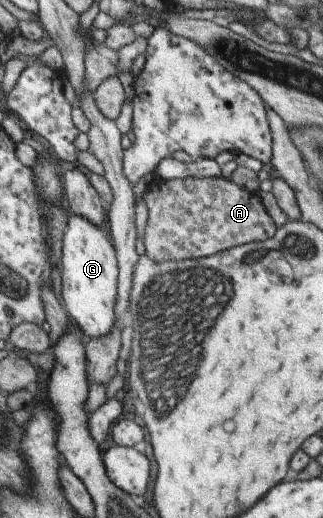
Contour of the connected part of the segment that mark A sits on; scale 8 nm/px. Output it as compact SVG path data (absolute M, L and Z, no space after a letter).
M154 177L148 183L144 196L148 206L149 219L143 236L146 254L158 262L198 259L214 256L218 252L254 241L274 238L276 228L272 216L266 212L258 193L250 192L227 178L186 178L186 180L161 180Z

